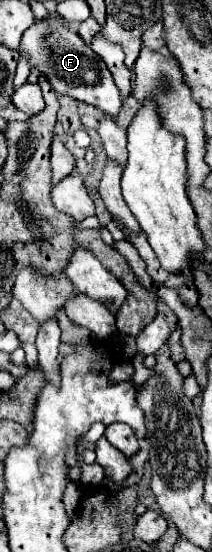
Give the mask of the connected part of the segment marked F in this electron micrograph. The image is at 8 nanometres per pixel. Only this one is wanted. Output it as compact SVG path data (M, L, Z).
M46 19L44 23L34 23L24 35L20 43L20 53L30 57L30 63L42 71L42 75L52 83L54 91L60 95L66 93L78 101L98 107L106 115L118 115L122 109L122 95L114 85L114 79L106 67L106 63L76 35L66 23L56 23Z

